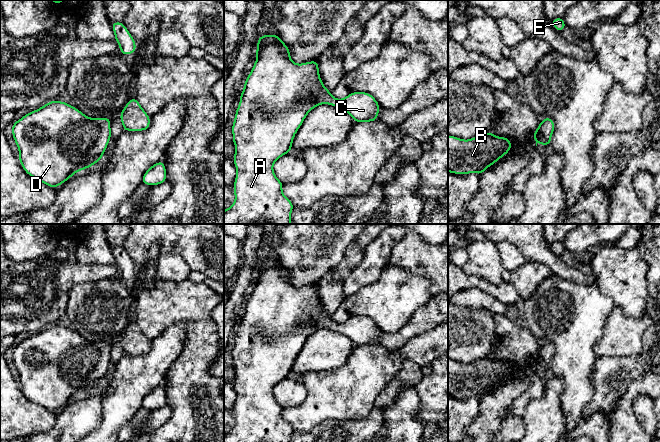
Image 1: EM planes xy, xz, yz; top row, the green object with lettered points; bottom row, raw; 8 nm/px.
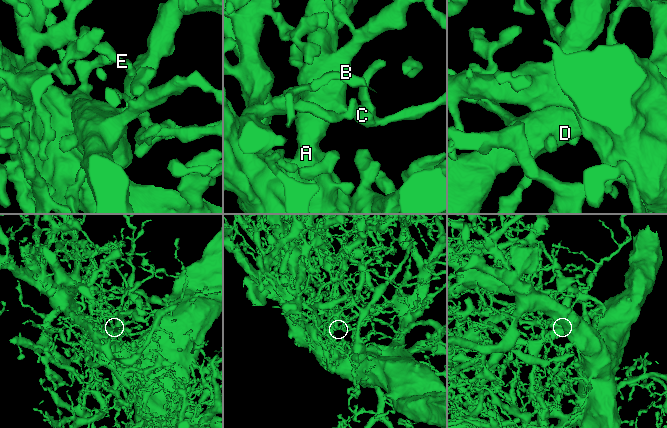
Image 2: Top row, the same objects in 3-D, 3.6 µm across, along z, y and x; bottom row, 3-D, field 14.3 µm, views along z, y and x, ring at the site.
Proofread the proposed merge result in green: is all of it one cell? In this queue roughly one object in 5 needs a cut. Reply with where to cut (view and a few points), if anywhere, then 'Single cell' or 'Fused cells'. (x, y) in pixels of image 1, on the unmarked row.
No split. Single cell

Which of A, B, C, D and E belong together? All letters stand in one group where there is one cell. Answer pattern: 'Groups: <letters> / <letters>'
Groups: A B C D E

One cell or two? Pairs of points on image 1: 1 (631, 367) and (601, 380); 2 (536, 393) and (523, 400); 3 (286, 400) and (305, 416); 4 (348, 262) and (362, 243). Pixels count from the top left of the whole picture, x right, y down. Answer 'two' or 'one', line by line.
1: one
2: one
3: two
4: one

